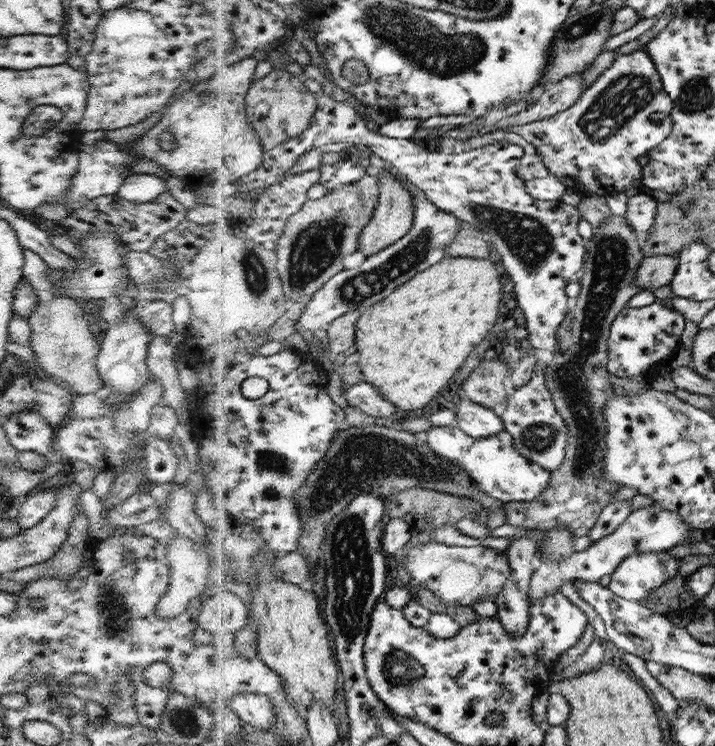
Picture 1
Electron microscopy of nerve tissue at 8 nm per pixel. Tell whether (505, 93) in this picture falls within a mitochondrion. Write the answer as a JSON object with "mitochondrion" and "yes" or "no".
{"mitochondrion":"no"}

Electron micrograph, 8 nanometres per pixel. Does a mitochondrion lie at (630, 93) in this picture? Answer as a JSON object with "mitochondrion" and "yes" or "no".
{"mitochondrion":"yes"}

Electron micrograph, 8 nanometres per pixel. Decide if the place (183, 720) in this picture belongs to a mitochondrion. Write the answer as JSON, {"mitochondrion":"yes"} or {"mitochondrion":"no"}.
{"mitochondrion":"yes"}

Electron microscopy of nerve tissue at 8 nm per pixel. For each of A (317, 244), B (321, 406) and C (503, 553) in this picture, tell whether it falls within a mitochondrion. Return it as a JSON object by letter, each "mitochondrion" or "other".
{"A":"mitochondrion","B":"other","C":"other"}

